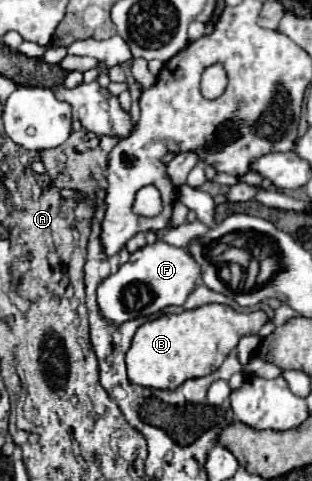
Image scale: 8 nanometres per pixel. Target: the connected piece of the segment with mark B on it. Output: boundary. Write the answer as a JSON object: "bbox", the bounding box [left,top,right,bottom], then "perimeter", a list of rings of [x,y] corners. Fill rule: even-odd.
{"bbox":[126,304,268,390],"perimeter":[[[206,304],[206,306],[194,308],[194,310],[184,310],[180,314],[166,314],[166,316],[160,316],[156,320],[150,320],[150,322],[142,324],[136,330],[132,346],[126,352],[128,378],[134,384],[140,384],[140,386],[146,386],[146,388],[172,390],[172,388],[180,386],[184,380],[188,380],[188,378],[198,378],[198,376],[212,374],[224,362],[224,358],[238,346],[238,340],[242,336],[258,334],[258,330],[266,322],[268,322],[268,316],[266,316],[264,310],[244,314],[244,312],[232,310],[230,306],[224,306],[224,304]]]}

